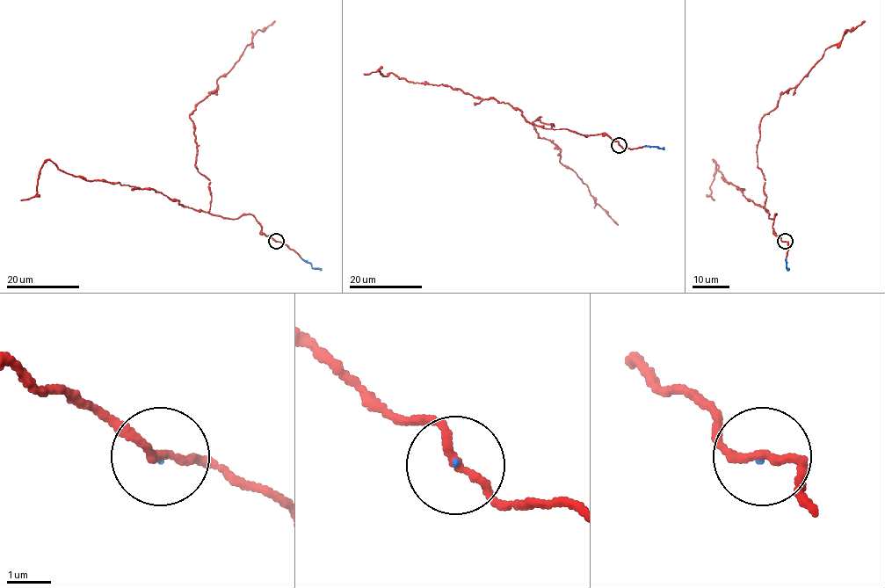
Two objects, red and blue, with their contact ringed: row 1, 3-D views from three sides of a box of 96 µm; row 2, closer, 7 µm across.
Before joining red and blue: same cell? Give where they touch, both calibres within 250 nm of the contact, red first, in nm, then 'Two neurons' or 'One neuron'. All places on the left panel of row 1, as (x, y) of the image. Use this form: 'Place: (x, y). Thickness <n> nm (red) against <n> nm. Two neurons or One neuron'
Place: (276, 241). Thickness 170 nm (red) against 30 nm. One neuron

